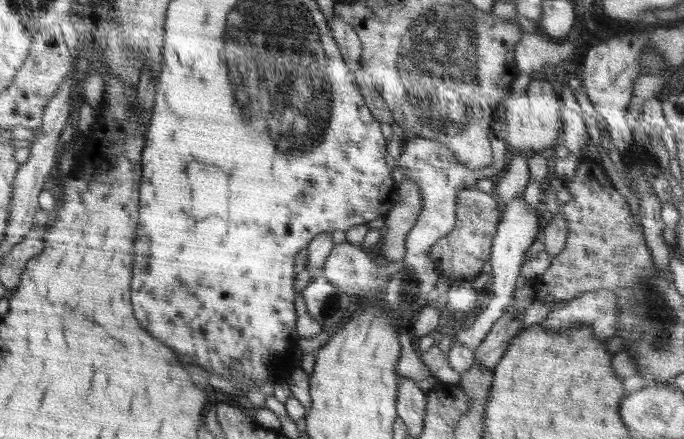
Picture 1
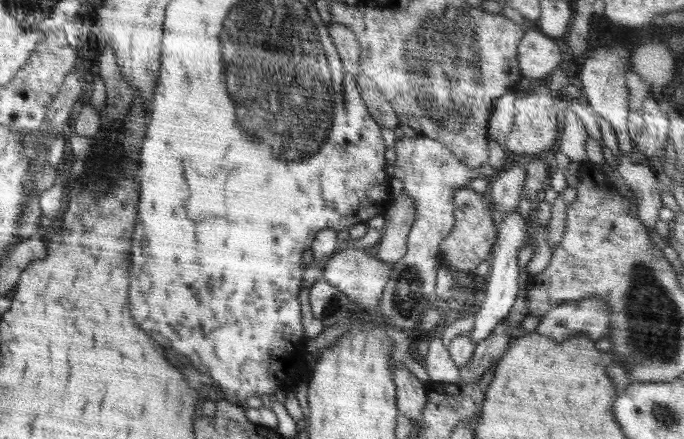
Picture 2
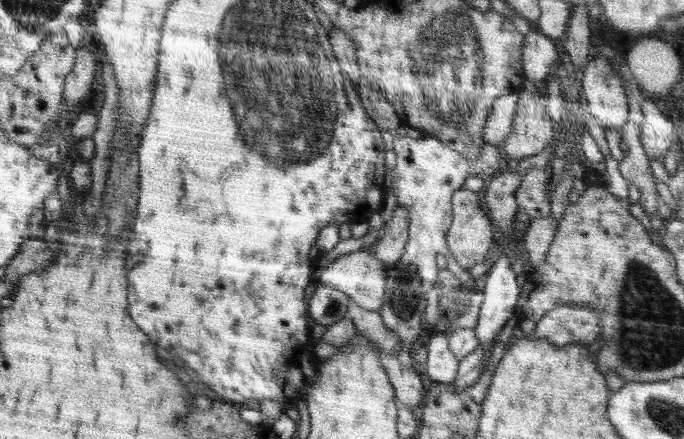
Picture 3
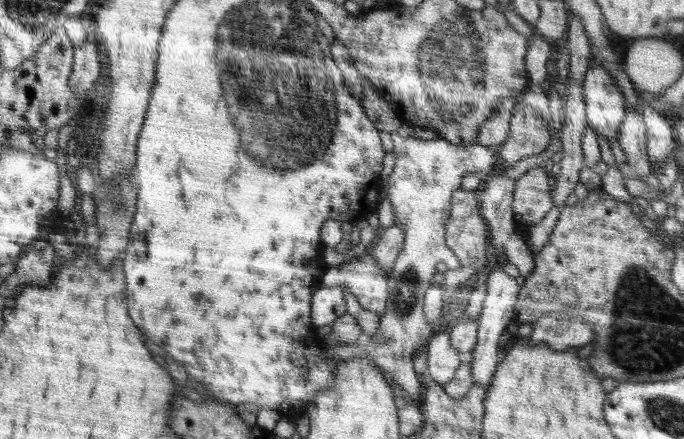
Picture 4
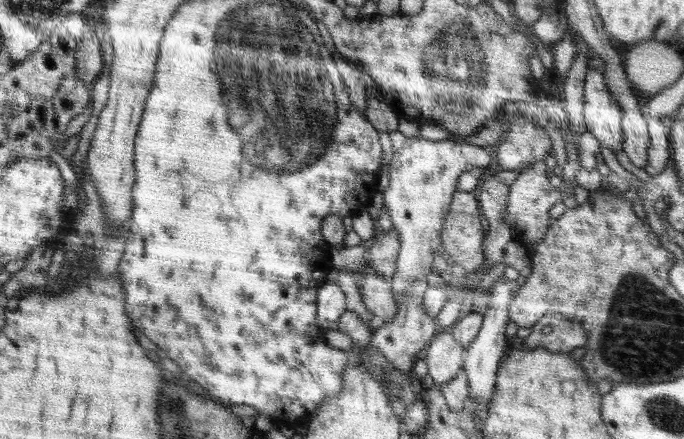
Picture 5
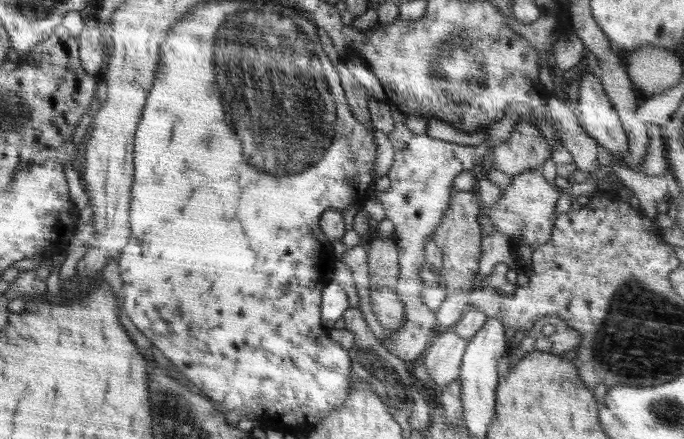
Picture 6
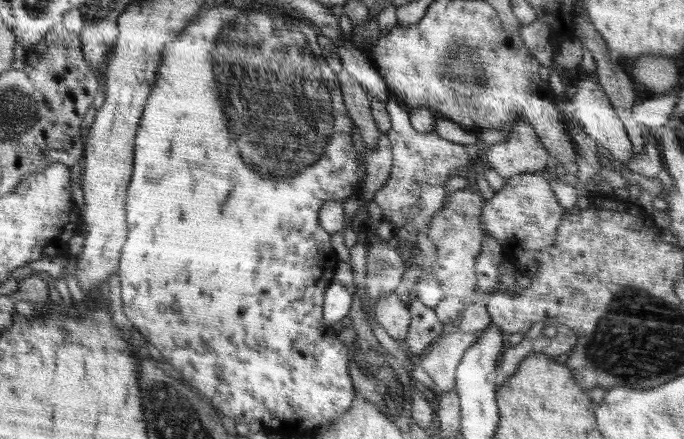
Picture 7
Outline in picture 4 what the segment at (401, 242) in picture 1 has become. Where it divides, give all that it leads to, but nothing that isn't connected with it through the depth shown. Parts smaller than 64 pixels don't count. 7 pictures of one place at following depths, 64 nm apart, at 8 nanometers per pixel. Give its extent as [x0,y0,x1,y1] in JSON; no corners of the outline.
[368,224,405,271]

